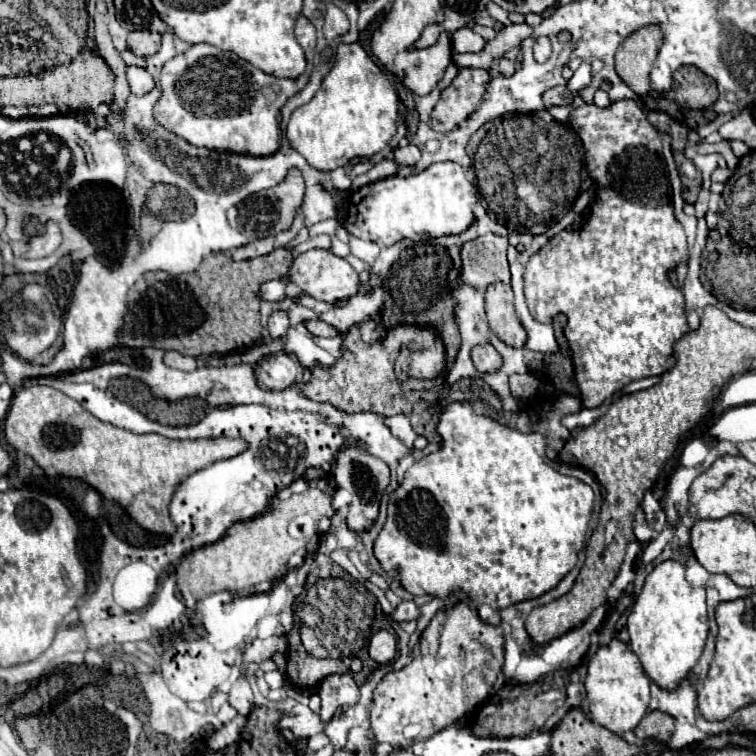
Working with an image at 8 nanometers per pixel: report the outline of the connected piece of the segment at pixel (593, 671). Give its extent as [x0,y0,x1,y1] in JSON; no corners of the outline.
[585,639,649,735]

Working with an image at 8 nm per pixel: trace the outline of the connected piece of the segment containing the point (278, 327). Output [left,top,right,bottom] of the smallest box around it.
[267,311,289,339]

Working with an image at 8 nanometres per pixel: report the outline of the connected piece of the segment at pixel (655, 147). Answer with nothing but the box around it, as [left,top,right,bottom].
[525,99,689,409]

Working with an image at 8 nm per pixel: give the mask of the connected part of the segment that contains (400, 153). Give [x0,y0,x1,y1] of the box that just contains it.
[395,145,421,167]

